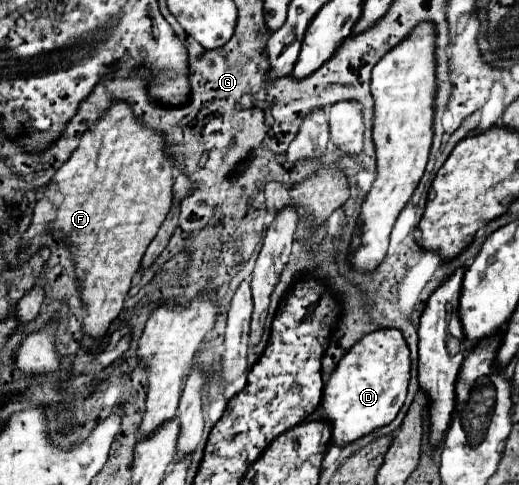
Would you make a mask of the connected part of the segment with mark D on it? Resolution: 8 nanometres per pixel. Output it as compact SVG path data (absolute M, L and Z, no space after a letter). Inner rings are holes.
M397 329L373 331L351 347L323 389L319 419L331 425L331 445L345 447L397 417L407 397L409 365L409 347Z

